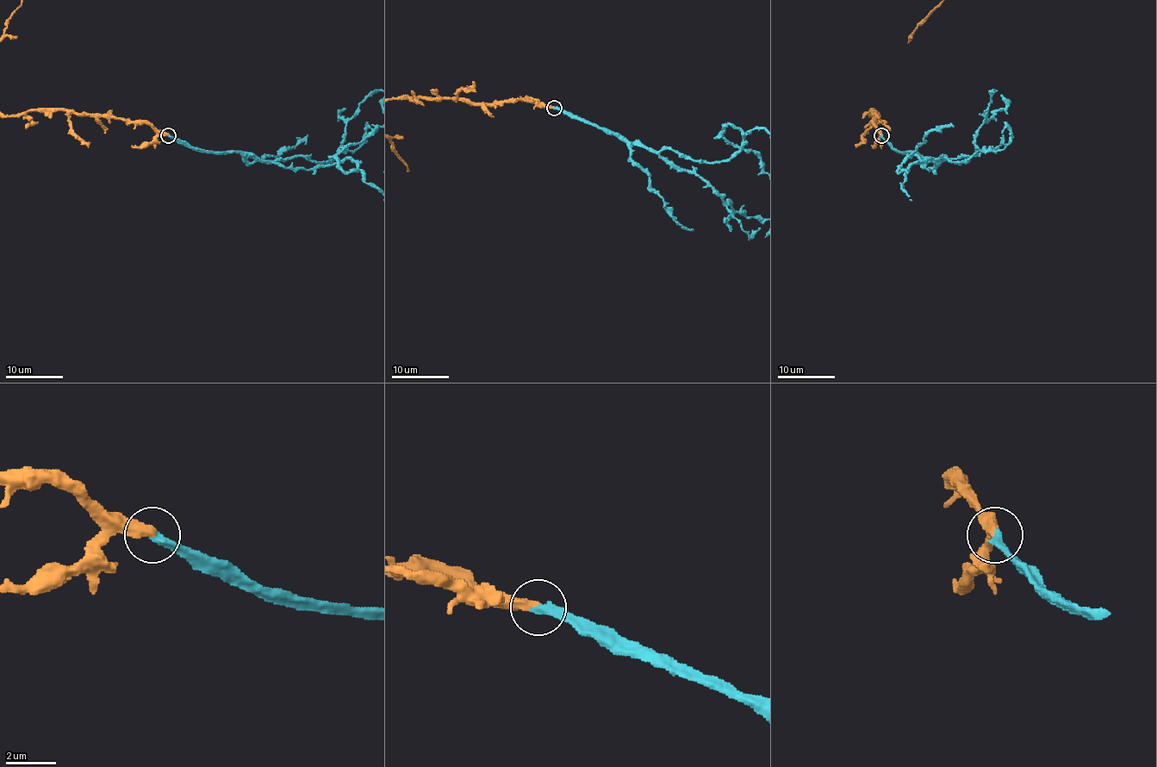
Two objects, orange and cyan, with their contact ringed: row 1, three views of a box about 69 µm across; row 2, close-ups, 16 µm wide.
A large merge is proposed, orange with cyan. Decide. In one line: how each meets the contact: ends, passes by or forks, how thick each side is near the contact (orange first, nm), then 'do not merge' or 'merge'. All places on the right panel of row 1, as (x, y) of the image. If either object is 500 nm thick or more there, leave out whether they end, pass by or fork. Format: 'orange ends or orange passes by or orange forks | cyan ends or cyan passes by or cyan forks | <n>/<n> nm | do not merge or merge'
orange ends | cyan ends | 440/360 nm | merge

